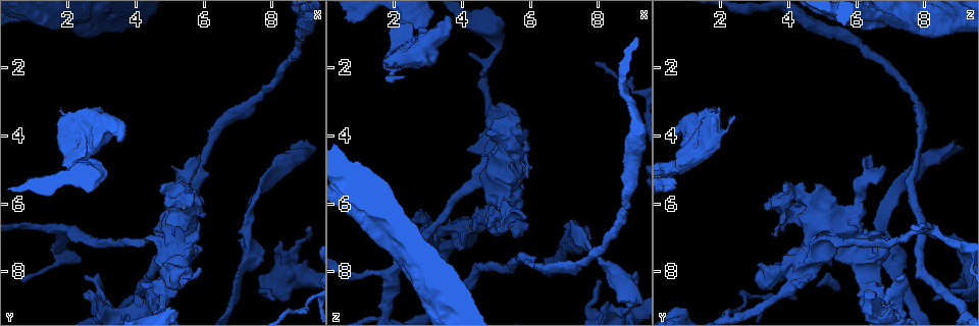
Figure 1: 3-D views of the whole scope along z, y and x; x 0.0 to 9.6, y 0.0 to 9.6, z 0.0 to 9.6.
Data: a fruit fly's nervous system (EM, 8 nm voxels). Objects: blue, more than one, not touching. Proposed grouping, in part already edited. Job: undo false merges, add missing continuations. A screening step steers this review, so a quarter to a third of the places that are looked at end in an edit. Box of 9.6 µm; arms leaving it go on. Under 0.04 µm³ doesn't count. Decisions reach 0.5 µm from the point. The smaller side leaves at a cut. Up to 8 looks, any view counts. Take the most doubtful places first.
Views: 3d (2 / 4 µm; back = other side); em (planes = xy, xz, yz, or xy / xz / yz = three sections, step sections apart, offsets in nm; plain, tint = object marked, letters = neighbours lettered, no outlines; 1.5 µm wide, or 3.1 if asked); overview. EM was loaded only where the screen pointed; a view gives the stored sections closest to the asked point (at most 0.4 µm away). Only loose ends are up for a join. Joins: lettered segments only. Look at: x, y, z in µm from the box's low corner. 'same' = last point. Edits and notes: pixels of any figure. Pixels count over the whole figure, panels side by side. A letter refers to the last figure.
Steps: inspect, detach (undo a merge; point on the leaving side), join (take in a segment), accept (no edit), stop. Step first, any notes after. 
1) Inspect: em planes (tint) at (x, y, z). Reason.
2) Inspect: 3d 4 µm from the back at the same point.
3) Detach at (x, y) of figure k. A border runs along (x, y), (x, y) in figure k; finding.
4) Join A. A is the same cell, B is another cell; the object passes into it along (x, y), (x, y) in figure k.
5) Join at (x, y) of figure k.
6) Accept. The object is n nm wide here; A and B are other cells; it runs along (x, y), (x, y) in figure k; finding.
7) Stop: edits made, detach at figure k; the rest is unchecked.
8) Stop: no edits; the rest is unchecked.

Inspect: em xy step 8 (letters) at (8.95, 4.30, 9.10).

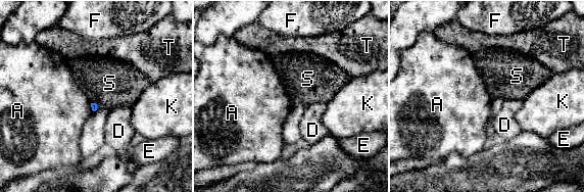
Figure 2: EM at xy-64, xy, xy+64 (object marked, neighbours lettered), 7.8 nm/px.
Inspect: em planes (letters) at the same point.

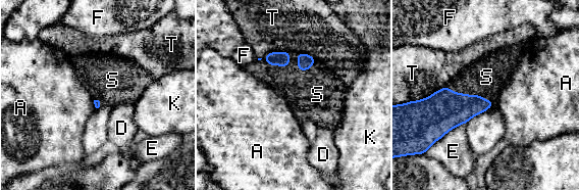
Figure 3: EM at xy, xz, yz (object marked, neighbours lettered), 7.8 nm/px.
Join at (296, 87) of figure 3. S is the same cell, A, D, E, F, K and T are other cells; the object passes into it along (273, 58), (277, 62), (296, 87) in figure 3; the cell continues.

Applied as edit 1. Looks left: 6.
Inspect: overview.

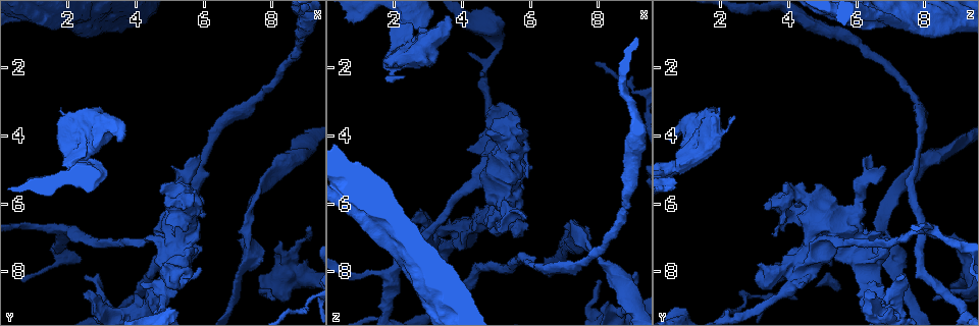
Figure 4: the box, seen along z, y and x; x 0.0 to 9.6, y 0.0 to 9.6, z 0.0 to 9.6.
Inspect: em xz step 4 (letters) at (8.20, 5.35, 7.70). Thin end.

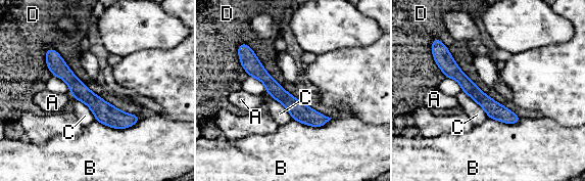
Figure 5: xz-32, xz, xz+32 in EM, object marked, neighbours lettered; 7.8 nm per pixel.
Accept. A, B, C and D are other cells; it runs along (446, 57), (494, 110), (516, 119) in figure 5; no lettered segment goes on from it.

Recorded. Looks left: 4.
Inspect: 3d 4 µm at (5.65, 8.00, 3.45). Thick end.

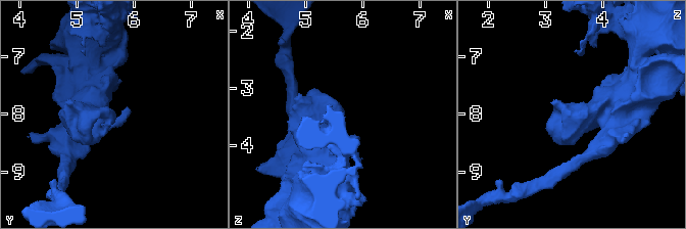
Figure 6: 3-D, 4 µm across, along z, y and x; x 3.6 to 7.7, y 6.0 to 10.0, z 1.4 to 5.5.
Inspect: em planes (tint) at (5.70, 8.00, 3.40). Need the tissue.

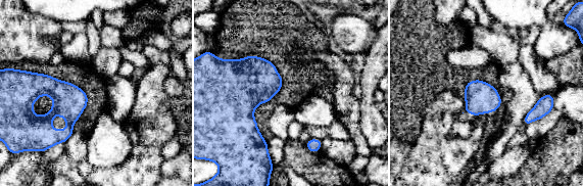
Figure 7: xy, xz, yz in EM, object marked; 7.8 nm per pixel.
Inspect: em planes (letters) at the same point.

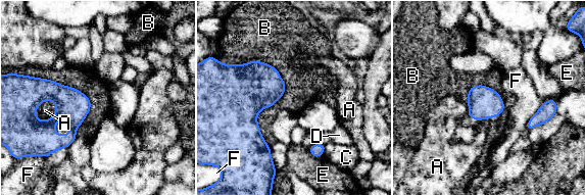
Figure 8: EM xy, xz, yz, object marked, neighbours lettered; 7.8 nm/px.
Accept. The longest contact is with B, 460 nm; A, B, C, D, E and F are other cells; none of them fits.

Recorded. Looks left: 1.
Stop: edits made, join at figure 3; the rest is unchecked.

